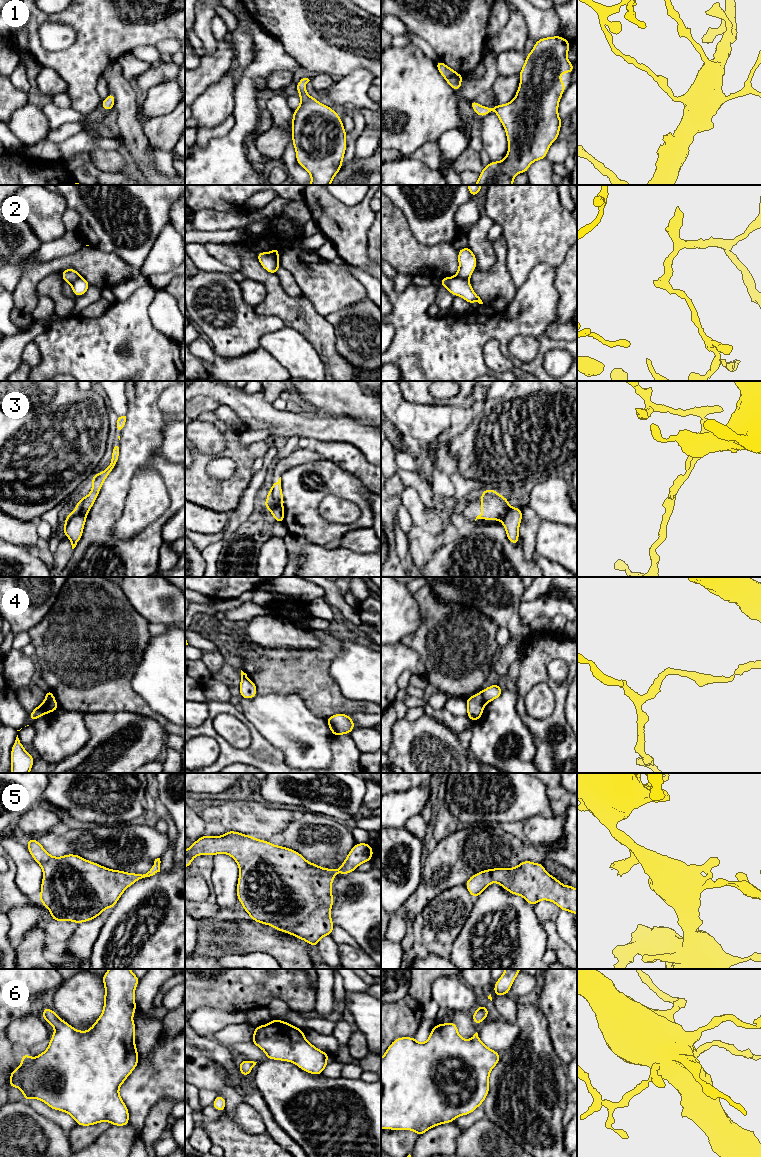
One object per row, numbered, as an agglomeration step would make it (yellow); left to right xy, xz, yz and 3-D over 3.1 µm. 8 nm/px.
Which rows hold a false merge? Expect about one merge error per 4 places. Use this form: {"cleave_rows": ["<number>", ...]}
{"cleave_rows": ["2", "3", "4"]}

